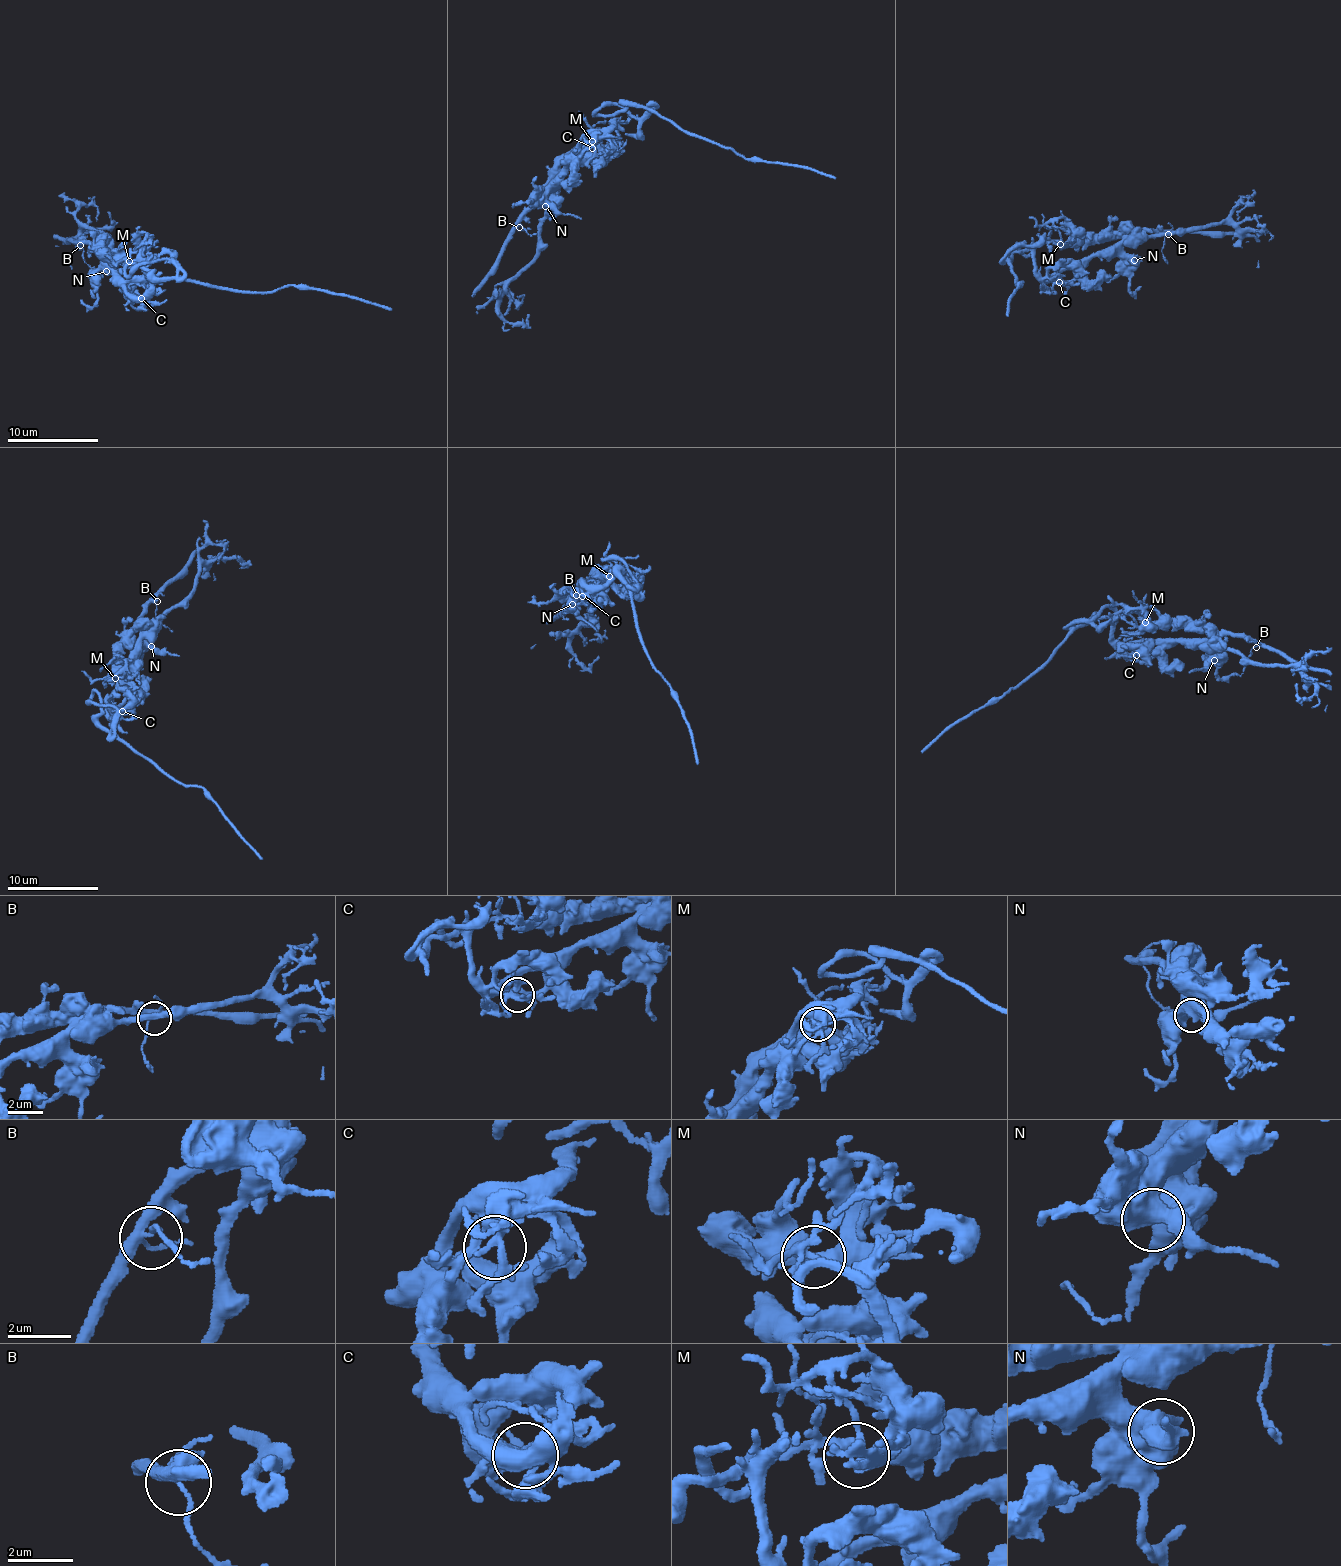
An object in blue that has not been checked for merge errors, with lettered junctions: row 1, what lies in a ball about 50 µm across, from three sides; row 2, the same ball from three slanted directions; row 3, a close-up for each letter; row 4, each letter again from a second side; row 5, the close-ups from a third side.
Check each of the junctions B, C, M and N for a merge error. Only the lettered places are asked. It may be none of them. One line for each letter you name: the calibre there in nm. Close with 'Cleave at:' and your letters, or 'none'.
Cleave at: none

